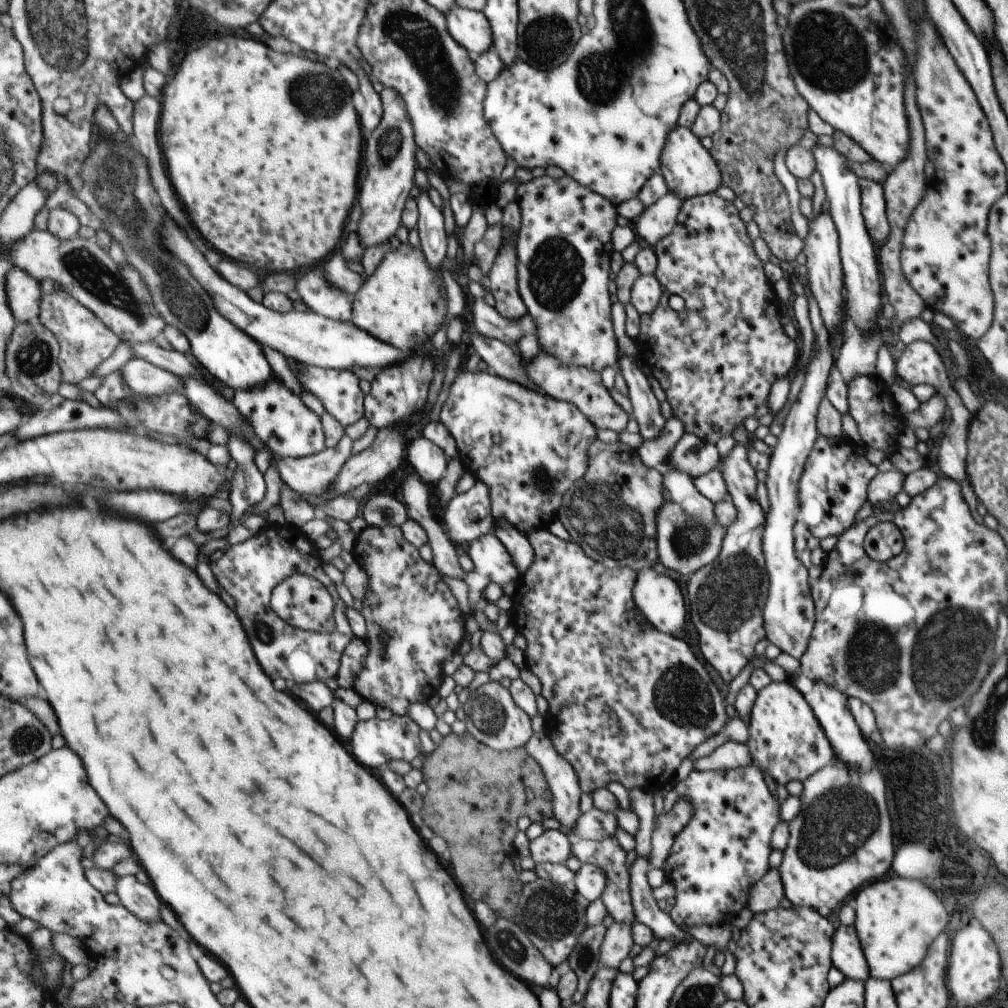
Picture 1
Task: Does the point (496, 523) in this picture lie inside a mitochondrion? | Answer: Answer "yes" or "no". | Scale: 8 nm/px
no

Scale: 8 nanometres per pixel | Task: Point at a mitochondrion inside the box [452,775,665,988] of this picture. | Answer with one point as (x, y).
(545, 914)

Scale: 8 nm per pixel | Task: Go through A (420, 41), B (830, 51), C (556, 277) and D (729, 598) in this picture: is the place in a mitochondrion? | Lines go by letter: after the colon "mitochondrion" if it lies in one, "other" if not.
A: mitochondrion
B: mitochondrion
C: mitochondrion
D: mitochondrion

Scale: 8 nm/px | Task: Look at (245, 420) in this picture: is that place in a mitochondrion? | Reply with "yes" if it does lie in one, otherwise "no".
no

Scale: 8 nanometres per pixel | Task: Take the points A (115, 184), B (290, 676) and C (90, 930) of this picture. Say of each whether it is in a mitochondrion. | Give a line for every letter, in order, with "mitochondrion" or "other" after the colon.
A: mitochondrion
B: other
C: other

